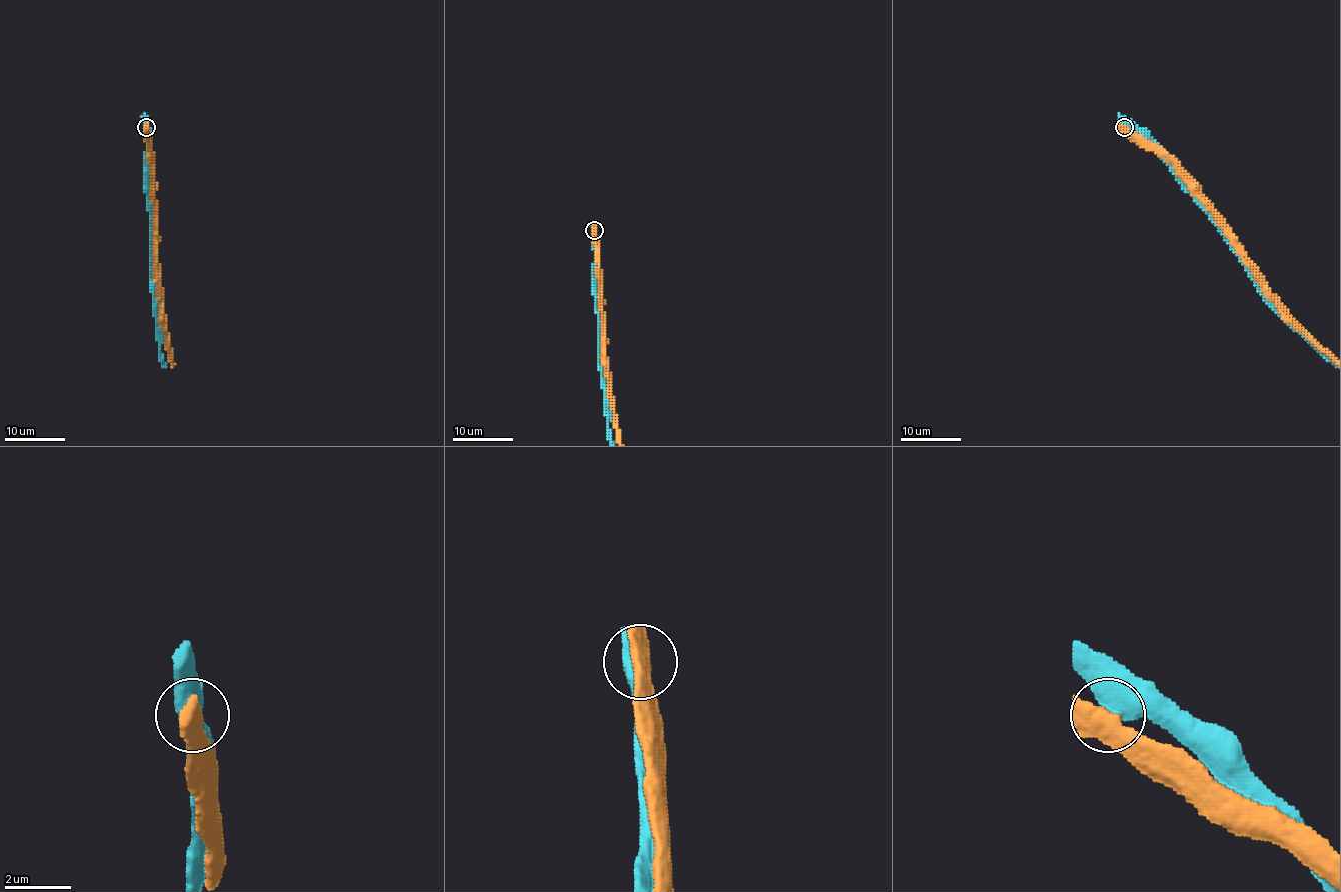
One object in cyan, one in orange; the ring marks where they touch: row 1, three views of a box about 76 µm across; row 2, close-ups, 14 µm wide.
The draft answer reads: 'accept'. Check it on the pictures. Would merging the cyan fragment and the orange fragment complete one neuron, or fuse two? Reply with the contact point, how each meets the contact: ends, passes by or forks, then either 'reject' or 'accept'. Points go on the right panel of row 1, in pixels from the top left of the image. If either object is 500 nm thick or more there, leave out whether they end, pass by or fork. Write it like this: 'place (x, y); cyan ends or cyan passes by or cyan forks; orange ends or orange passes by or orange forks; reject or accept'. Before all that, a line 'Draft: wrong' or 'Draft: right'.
Draft: wrong
place (1124, 127); reject

